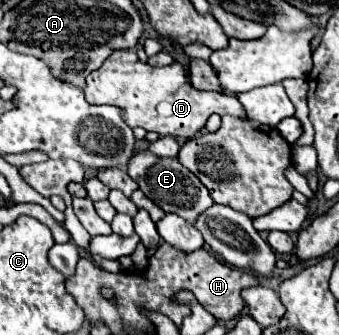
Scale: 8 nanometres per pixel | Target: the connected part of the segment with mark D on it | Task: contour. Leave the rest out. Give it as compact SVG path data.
M133 50L113 52L99 70L91 72L85 86L85 98L89 104L111 104L123 108L125 122L131 128L141 126L145 130L153 130L161 136L173 138L193 138L205 126L211 114L229 114L243 118L241 104L235 96L195 90L187 82L187 72L183 64L175 62L171 66L153 68L139 62Z

